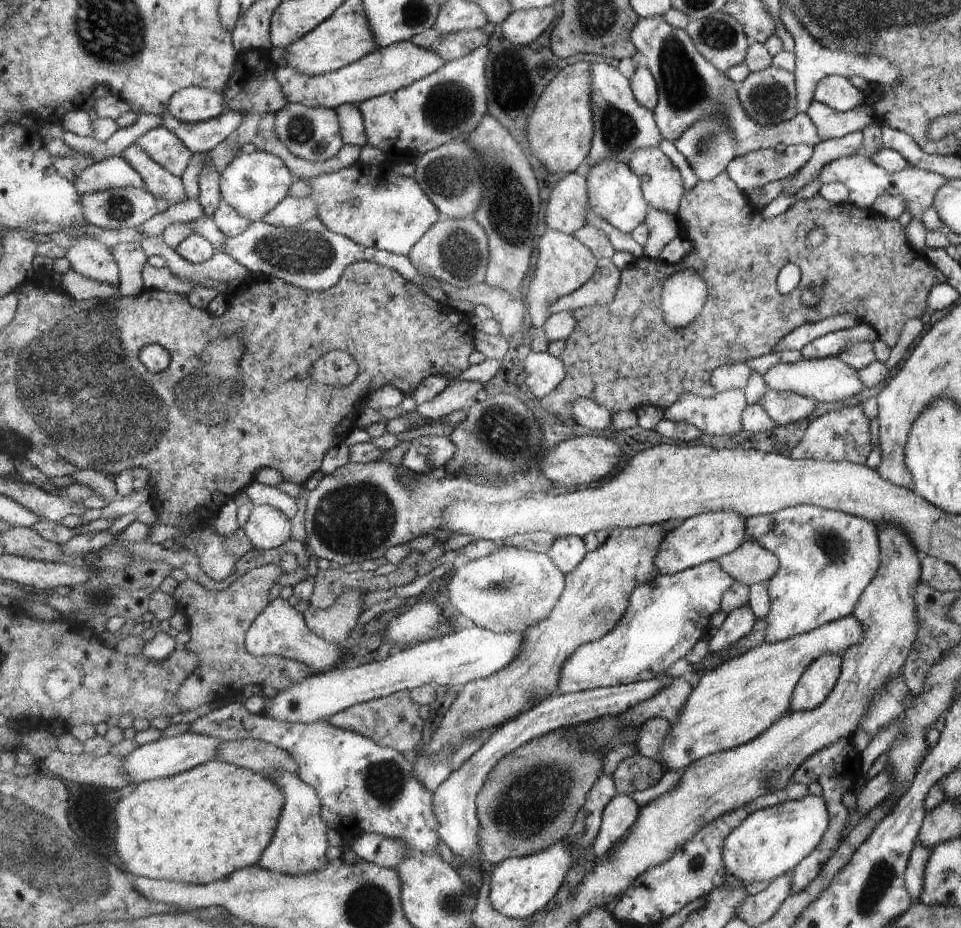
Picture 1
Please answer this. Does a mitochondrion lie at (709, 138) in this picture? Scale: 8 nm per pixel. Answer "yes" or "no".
yes

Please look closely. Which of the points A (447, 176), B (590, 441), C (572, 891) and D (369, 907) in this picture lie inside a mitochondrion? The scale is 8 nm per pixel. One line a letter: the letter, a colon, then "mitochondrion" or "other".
A: mitochondrion
B: other
C: other
D: mitochondrion

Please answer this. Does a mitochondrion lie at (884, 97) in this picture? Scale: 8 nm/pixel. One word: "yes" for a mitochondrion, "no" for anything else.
no

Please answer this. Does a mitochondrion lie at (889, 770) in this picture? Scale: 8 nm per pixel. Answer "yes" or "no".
no

